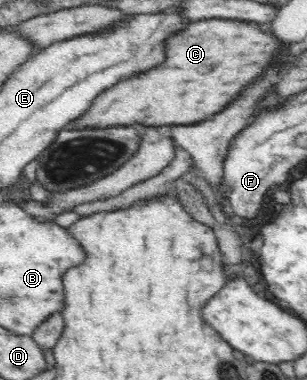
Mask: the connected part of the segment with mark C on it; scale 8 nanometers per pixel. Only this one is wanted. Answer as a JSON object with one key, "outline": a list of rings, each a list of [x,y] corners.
{"outline":[[[230,20],[191,22],[166,42],[170,44],[170,56],[166,56],[162,64],[156,64],[150,72],[142,72],[142,76],[130,76],[130,80],[122,80],[122,84],[102,92],[90,106],[90,112],[70,126],[76,130],[104,130],[132,124],[172,126],[202,122],[208,116],[222,112],[248,82],[260,76],[278,48],[278,42],[272,36],[250,24],[236,24]]]}

